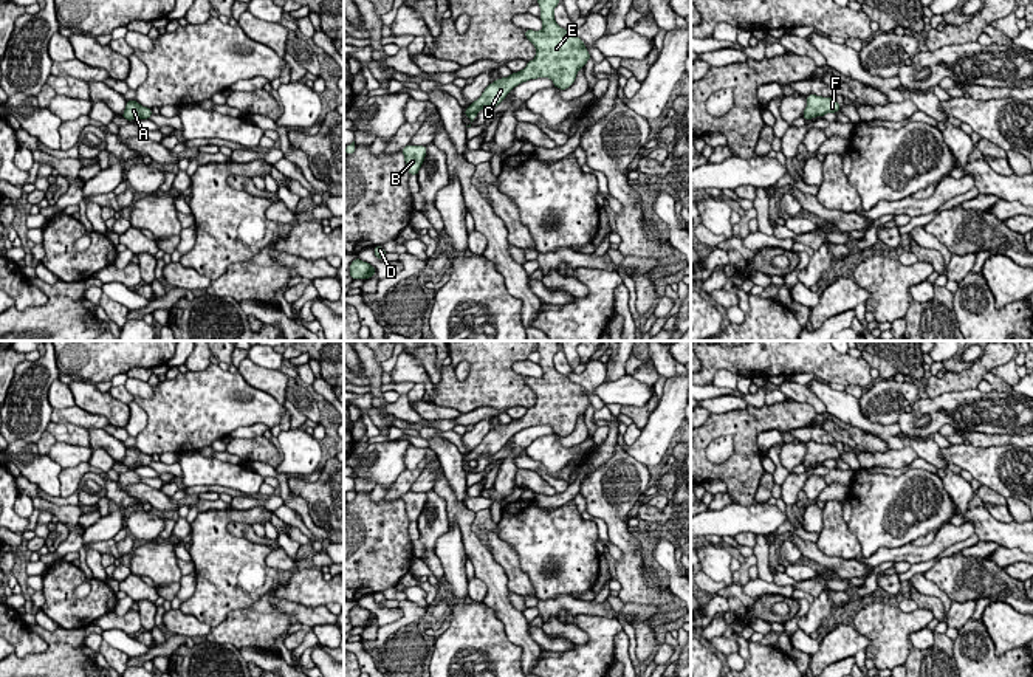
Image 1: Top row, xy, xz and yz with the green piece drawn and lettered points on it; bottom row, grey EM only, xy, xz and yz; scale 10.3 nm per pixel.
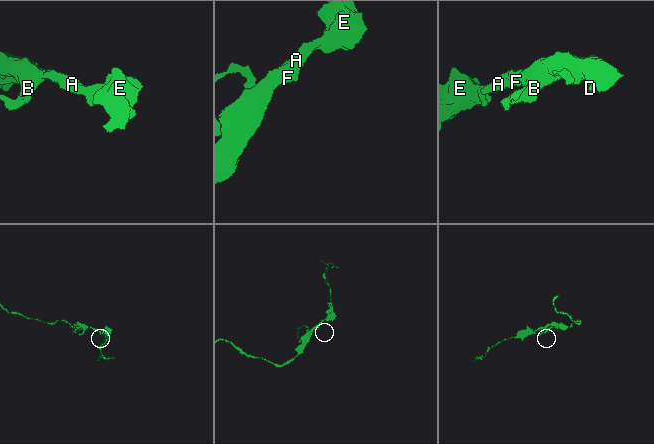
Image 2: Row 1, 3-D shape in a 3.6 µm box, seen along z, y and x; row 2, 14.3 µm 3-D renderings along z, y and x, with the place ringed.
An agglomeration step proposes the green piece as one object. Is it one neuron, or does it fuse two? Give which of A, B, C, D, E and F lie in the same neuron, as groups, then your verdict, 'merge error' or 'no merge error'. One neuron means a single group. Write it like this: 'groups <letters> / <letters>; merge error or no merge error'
groups A B C D E F; no merge error

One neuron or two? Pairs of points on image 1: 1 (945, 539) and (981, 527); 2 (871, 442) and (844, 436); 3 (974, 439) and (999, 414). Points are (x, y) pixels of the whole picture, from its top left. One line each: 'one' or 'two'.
1: two
2: one
3: two

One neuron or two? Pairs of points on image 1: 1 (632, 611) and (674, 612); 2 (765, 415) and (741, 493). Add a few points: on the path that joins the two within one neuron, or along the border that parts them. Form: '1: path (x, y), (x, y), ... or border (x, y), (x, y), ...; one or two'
1: path (643, 612), (663, 612); one
2: path (747, 434), (742, 474); one

